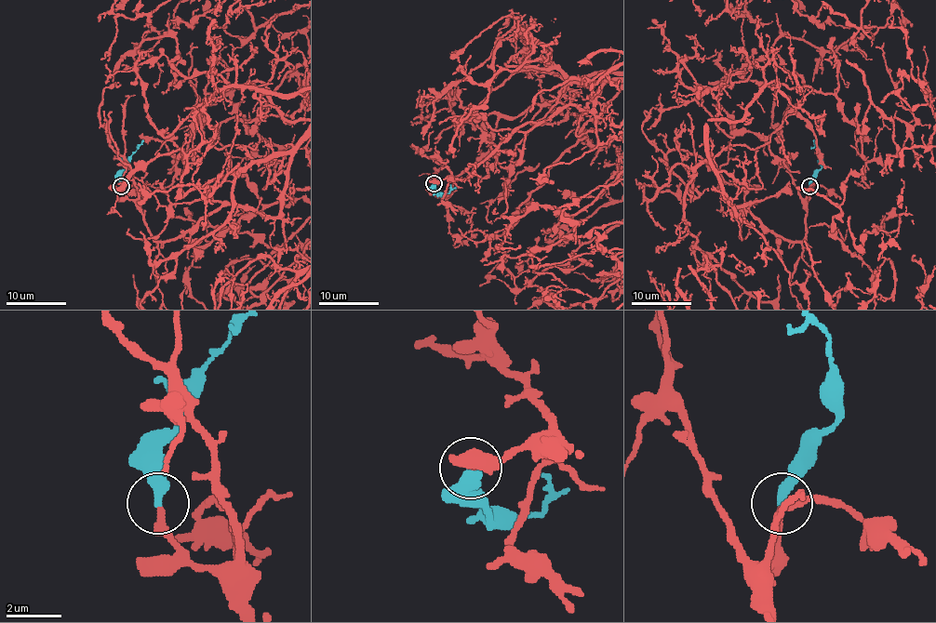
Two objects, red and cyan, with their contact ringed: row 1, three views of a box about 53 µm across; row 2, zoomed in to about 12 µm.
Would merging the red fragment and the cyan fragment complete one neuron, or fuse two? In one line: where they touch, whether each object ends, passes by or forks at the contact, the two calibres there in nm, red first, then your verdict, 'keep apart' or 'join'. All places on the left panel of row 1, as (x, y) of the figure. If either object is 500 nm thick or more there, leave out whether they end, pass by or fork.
at (121, 186); red ends there; cyan ends there; 240 nm thick on the red side, 400 nm on the other; join

